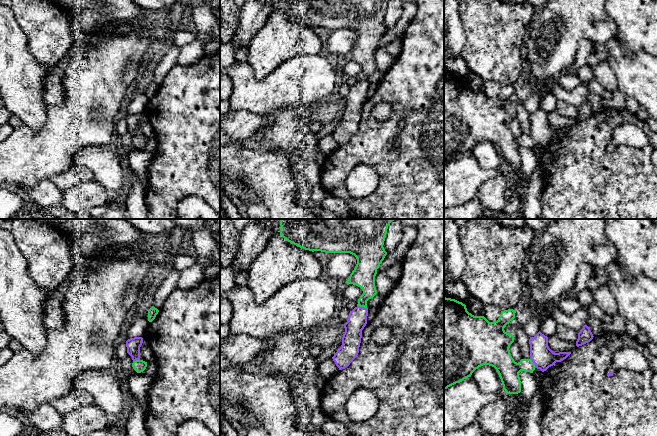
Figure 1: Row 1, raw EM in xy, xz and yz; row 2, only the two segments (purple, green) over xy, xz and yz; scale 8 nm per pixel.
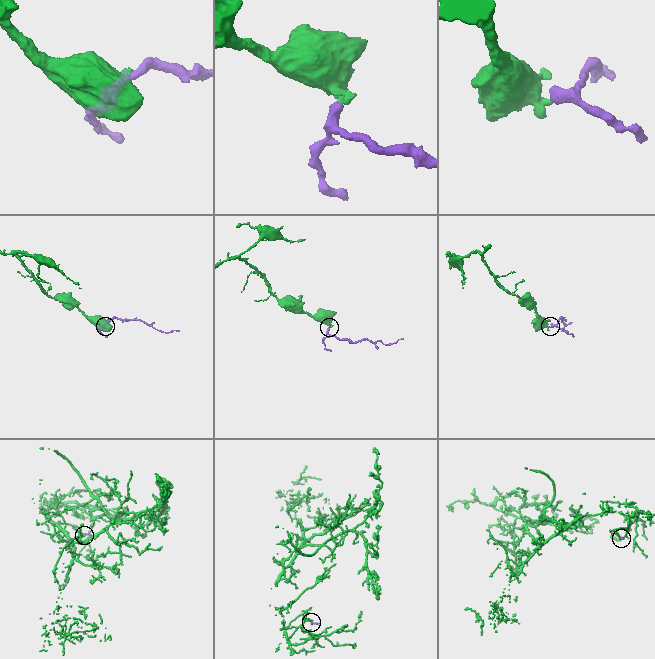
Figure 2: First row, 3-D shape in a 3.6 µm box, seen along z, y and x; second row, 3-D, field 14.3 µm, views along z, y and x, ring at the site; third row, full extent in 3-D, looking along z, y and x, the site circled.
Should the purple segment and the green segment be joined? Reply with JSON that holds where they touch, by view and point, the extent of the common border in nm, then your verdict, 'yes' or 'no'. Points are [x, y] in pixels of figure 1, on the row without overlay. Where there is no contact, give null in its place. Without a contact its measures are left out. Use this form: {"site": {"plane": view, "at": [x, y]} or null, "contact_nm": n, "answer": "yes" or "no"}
{"site": {"plane": "xz", "at": [362, 83]}, "contact_nm": 80, "answer": "yes"}

